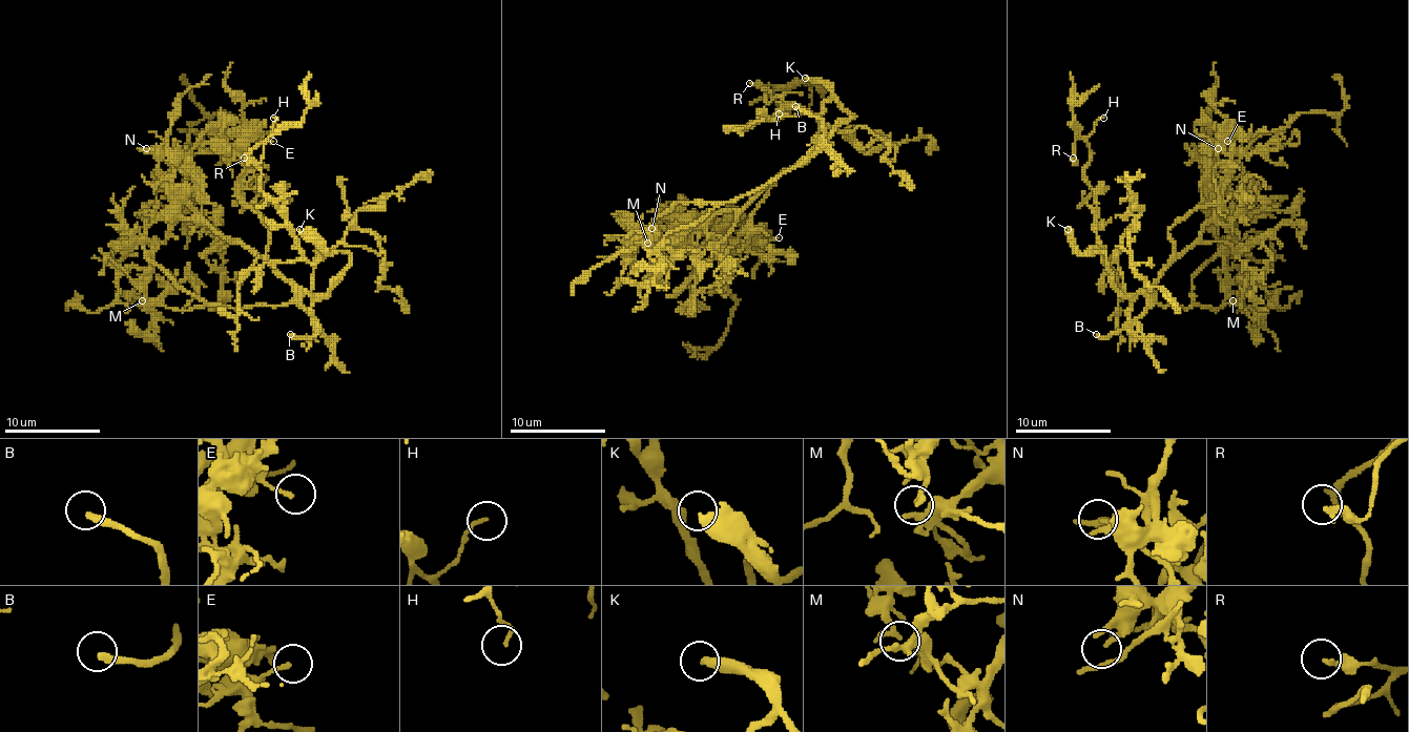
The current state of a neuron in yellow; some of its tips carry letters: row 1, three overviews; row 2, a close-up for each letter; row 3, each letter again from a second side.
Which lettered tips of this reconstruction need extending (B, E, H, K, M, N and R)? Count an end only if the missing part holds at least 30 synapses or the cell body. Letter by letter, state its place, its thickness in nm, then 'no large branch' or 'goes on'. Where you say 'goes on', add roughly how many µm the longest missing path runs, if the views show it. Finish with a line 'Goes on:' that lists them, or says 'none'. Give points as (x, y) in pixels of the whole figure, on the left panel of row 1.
B: (290, 334) | 260 nm | goes on | 50 µm
E: (273, 141) | 150 nm | no large branch
H: (273, 118) | 110 nm | no large branch
K: (299, 229) | 440 nm | no large branch
M: (142, 300) | 130 nm | no large branch
N: (146, 148) | 170 nm | no large branch
R: (244, 158) | 240 nm | no large branch
Goes on: B

